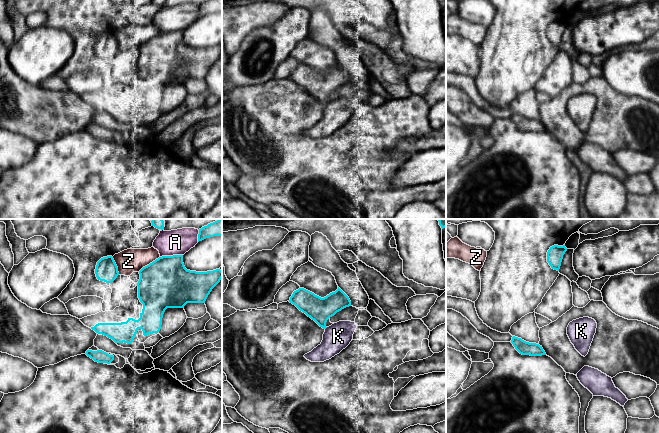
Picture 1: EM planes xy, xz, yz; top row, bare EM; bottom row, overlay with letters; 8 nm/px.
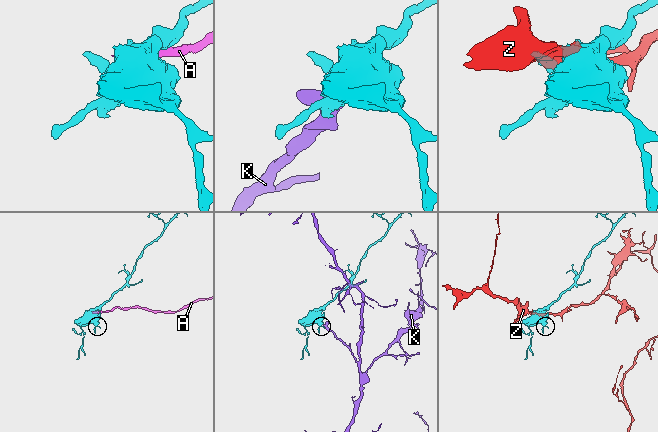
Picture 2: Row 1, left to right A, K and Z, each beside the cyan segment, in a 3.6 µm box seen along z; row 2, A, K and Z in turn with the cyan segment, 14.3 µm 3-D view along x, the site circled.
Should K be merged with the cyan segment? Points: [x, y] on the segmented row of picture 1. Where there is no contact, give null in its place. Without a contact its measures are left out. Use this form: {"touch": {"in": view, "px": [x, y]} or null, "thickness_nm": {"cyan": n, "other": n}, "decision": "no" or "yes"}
{"touch": null, "decision": "yes"}

